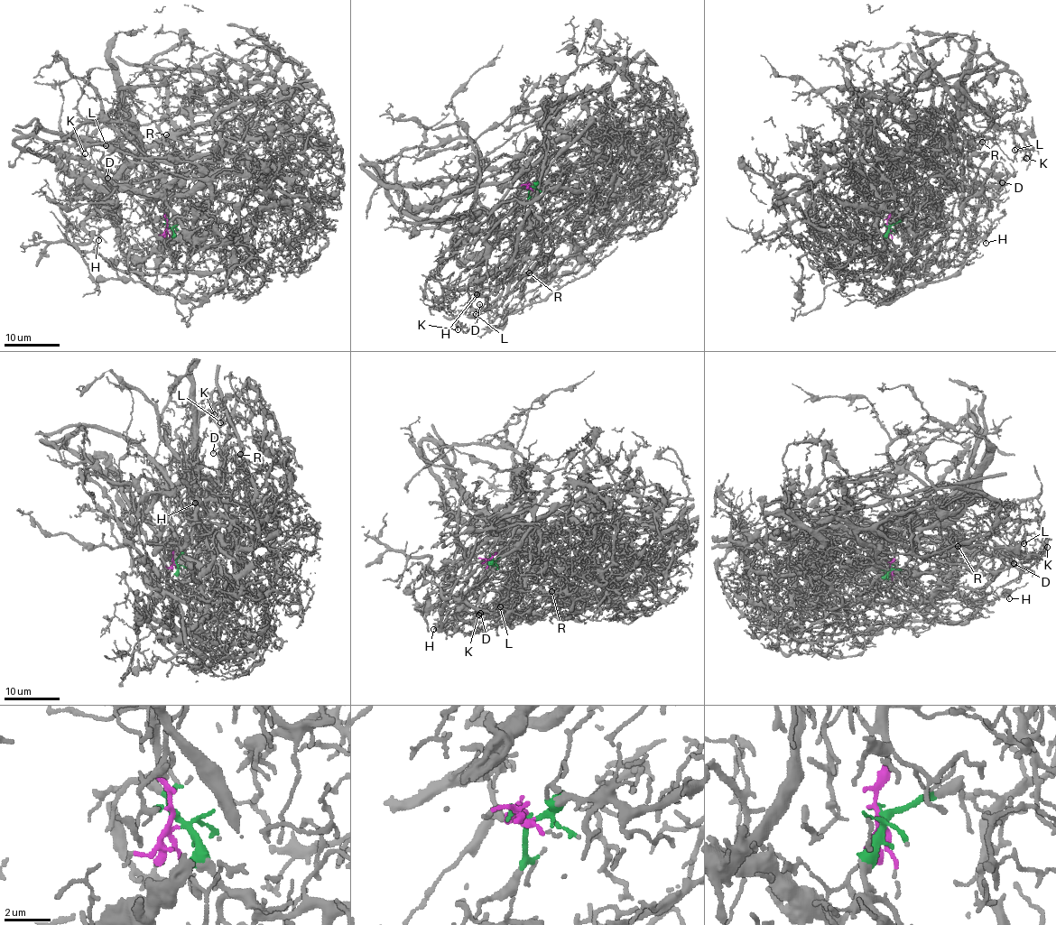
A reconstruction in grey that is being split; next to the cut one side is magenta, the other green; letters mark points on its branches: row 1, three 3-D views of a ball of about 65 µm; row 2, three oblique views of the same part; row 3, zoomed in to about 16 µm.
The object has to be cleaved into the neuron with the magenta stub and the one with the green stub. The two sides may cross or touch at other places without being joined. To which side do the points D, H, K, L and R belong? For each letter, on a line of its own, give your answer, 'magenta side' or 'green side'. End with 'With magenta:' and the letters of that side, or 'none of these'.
D: magenta side
H: magenta side
K: magenta side
L: magenta side
R: magenta side
With magenta: D, H, K, L, R

